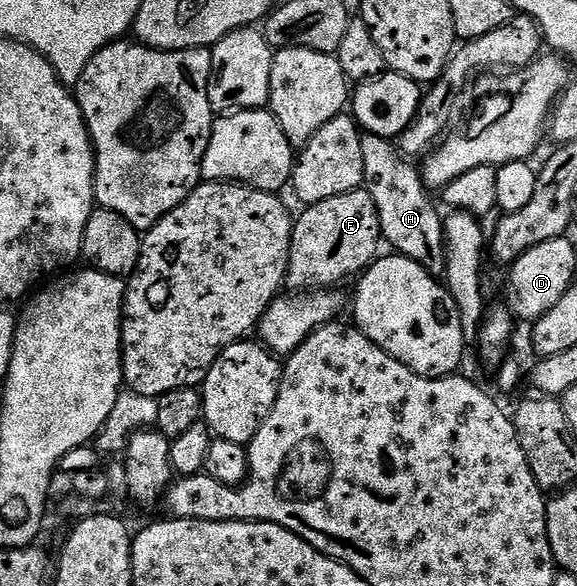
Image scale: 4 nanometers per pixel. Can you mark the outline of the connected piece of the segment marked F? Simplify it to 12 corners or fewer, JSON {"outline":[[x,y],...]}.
{"outline":[[365,190],[306,205],[288,289],[335,290],[380,255]]}

